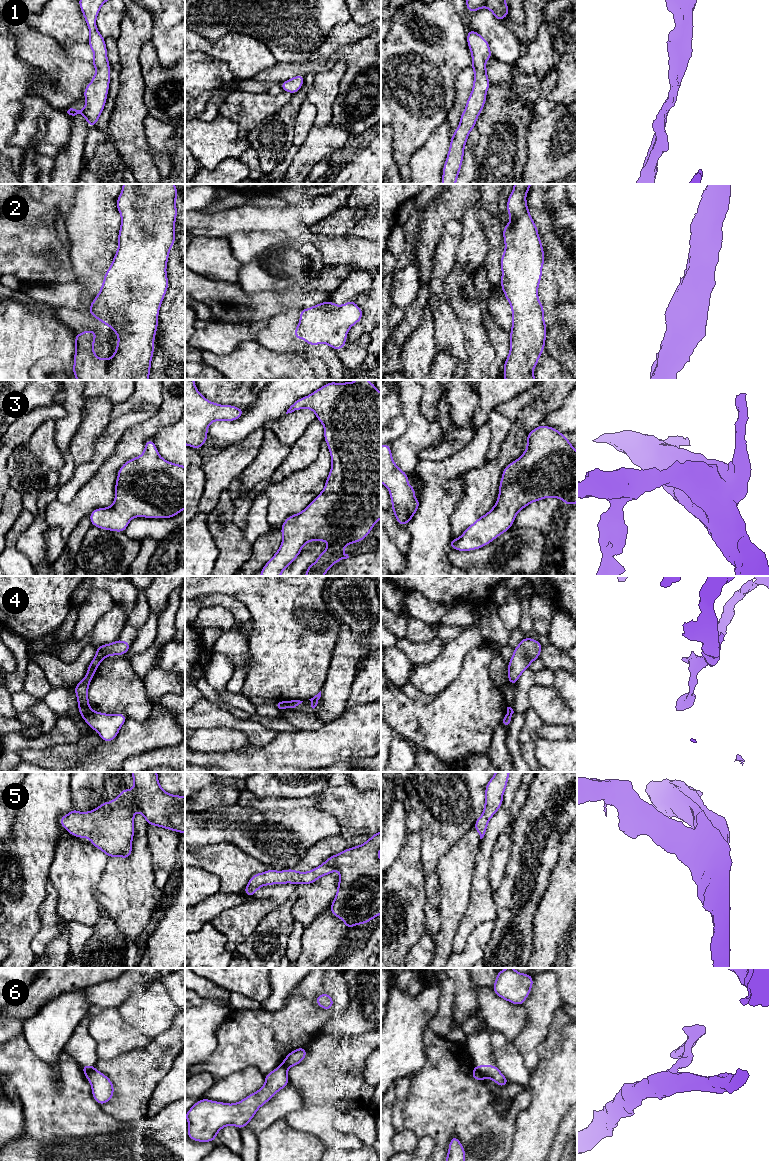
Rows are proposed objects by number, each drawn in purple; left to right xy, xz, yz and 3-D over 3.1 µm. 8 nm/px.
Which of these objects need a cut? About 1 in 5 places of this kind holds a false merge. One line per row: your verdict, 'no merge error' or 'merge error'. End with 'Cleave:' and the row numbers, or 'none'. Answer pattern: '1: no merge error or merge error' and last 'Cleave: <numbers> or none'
1: no merge error
2: no merge error
3: no merge error
4: merge error
5: no merge error
6: merge error
Cleave: 4, 6

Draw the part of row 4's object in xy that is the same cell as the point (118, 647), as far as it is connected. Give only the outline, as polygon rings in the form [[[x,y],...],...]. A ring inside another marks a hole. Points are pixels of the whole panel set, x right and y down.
[[[119,638],[113,643],[104,644],[97,647],[96,655],[92,659],[91,663],[89,664],[87,673],[84,679],[81,680],[73,688],[76,693],[77,702],[79,706],[78,713],[82,717],[87,716],[89,713],[92,712],[92,709],[89,705],[89,700],[88,700],[88,688],[102,660],[108,656],[125,655],[130,649],[131,644],[127,641],[120,641]]]

